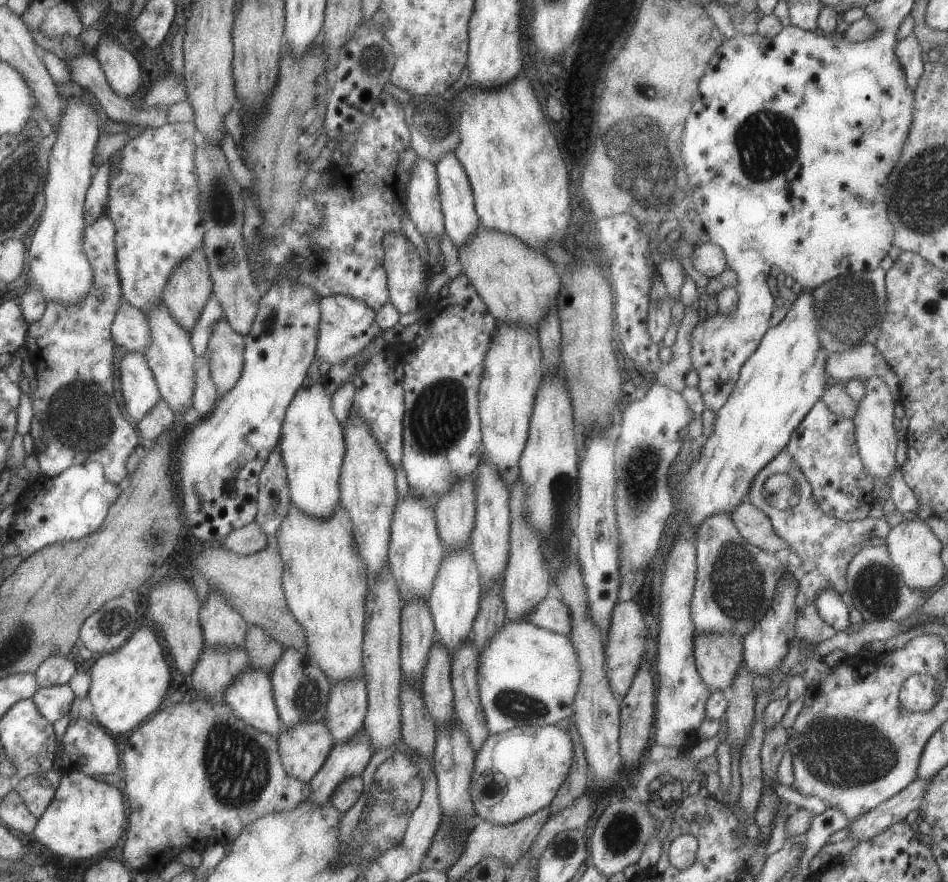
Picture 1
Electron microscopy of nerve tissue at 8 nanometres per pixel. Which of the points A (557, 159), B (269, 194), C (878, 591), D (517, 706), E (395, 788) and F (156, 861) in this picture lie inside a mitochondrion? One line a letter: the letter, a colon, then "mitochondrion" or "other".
A: other
B: other
C: mitochondrion
D: mitochondrion
E: mitochondrion
F: other

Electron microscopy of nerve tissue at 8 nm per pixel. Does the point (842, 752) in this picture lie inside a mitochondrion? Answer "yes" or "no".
yes

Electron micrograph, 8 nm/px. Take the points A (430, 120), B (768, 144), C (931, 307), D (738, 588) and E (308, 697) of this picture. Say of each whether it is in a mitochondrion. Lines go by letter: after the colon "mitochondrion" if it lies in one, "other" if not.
A: mitochondrion
B: mitochondrion
C: other
D: mitochondrion
E: mitochondrion

